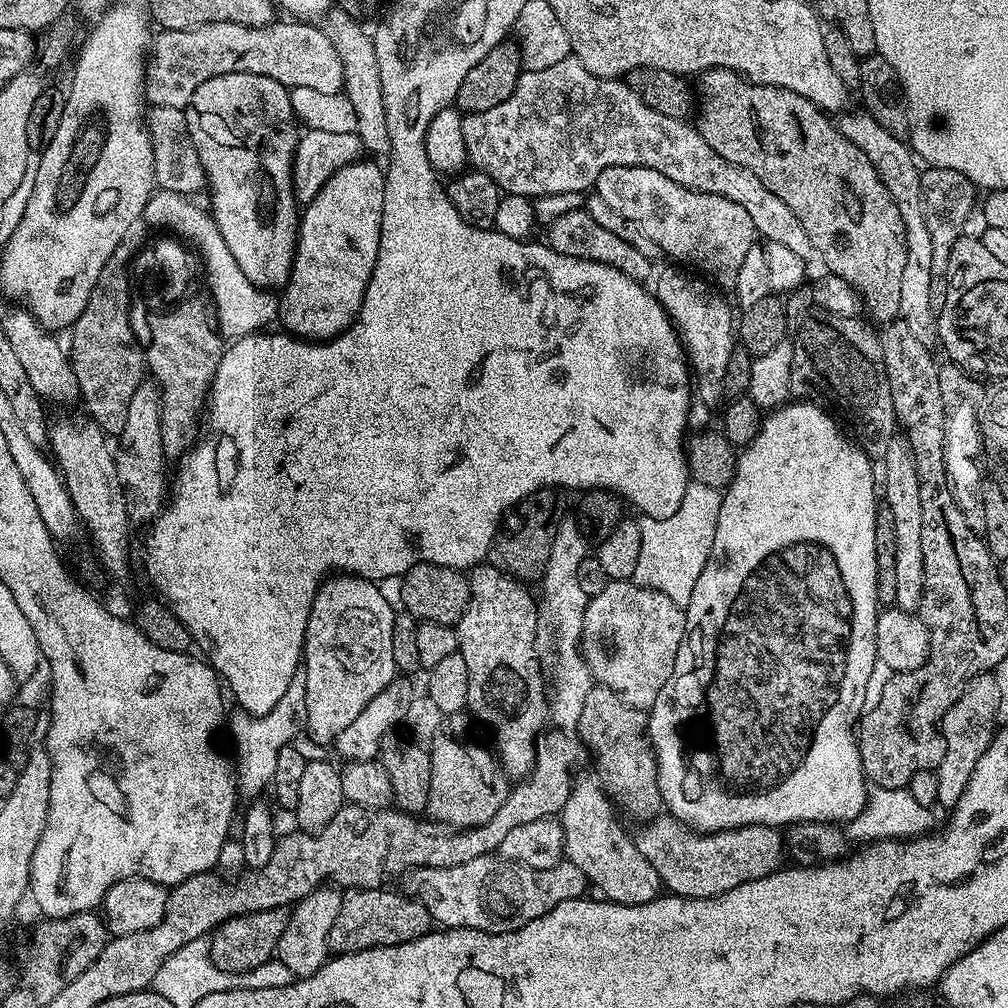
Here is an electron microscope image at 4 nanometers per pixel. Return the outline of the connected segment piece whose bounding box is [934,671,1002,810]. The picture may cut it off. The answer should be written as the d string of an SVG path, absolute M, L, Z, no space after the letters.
M991 671L975 676L968 683L963 694L956 699L954 706L946 710L940 722L940 730L946 742L946 754L934 771L938 778L938 804L945 810L955 808L958 798L966 790L966 782L970 782L970 774L974 774L974 766L978 766L978 758L986 754L992 737L996 735L998 717L1000 716L1000 699L1002 690L998 690L998 682Z

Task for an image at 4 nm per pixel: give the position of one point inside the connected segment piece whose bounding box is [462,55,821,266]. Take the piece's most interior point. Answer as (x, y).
(562, 126)

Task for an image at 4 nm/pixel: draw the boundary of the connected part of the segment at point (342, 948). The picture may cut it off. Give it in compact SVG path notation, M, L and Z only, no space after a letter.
M383 887L349 888L343 893L338 918L334 918L334 926L330 926L328 935L328 947L333 953L361 952L367 948L405 944L433 931L432 916L419 900L384 891L388 890Z

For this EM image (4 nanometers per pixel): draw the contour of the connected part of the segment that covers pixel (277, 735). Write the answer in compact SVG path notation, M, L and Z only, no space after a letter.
M298 670L291 678L286 691L278 704L270 710L270 714L252 717L248 713L236 710L229 715L228 727L236 746L236 760L234 758L234 775L237 781L237 793L247 802L255 801L260 791L269 787L273 778L275 763L278 760L278 750L291 743L299 728L306 722L305 718L305 674Z

